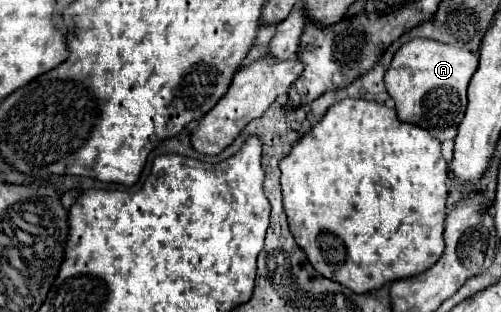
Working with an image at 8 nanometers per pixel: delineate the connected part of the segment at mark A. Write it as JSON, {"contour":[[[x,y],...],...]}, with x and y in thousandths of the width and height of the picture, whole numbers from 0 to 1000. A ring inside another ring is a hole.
{"contour":[[[826,122],[786,173],[782,205],[766,244],[766,269],[790,327],[794,378],[842,410],[854,404],[854,423],[882,455],[910,436],[914,391],[930,353],[930,282],[950,218],[954,179],[930,154],[854,122]]]}

